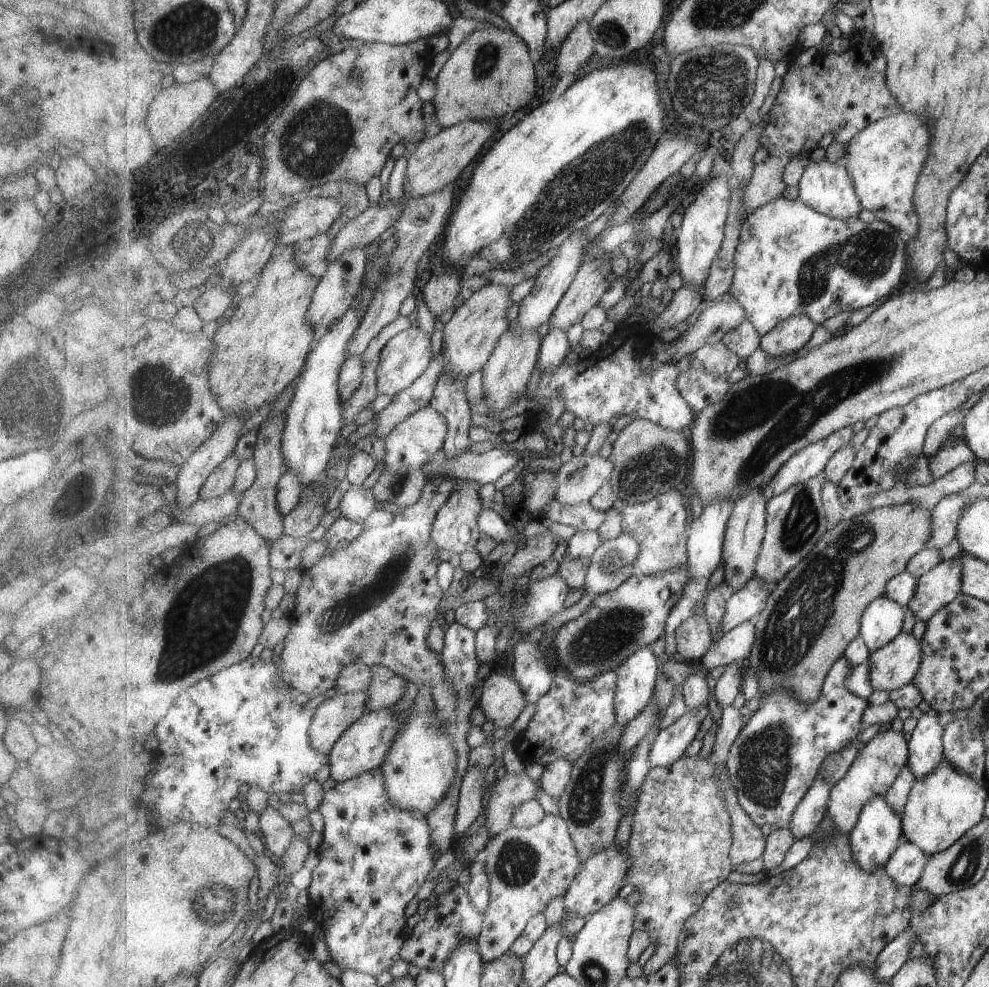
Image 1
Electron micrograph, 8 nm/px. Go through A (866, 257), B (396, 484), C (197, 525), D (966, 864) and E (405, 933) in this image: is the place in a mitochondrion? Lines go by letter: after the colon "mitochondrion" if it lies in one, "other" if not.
A: mitochondrion
B: mitochondrion
C: other
D: mitochondrion
E: other

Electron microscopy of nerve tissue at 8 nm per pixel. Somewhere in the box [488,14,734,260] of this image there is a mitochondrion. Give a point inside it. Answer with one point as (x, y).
(612, 35)

